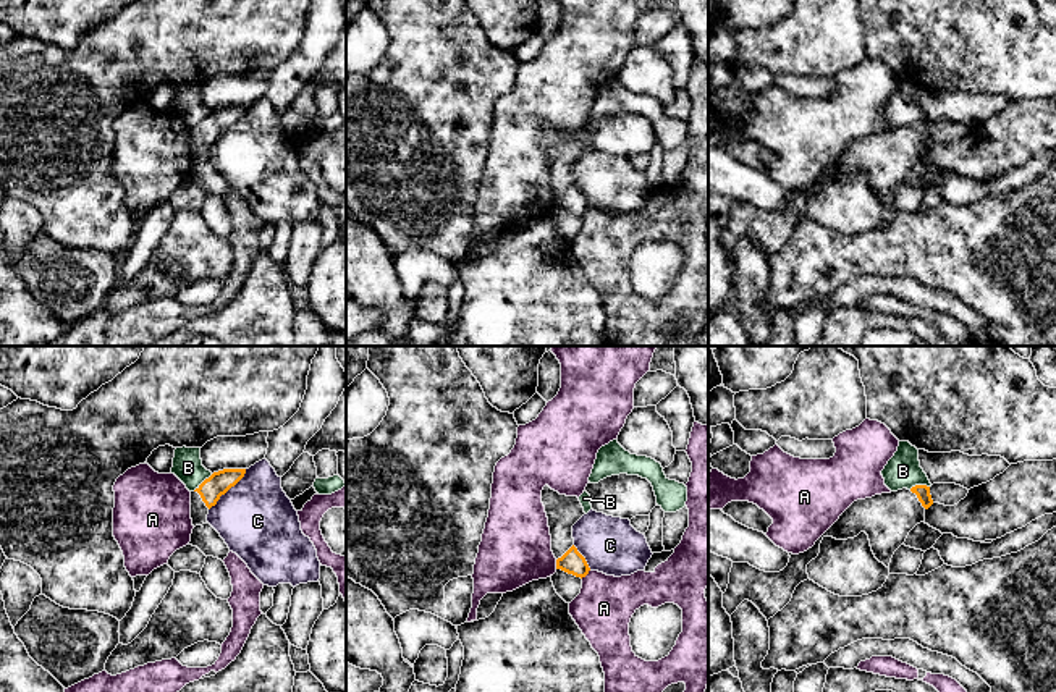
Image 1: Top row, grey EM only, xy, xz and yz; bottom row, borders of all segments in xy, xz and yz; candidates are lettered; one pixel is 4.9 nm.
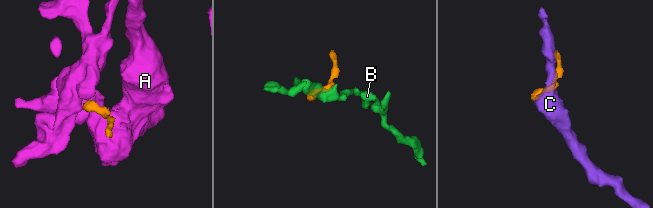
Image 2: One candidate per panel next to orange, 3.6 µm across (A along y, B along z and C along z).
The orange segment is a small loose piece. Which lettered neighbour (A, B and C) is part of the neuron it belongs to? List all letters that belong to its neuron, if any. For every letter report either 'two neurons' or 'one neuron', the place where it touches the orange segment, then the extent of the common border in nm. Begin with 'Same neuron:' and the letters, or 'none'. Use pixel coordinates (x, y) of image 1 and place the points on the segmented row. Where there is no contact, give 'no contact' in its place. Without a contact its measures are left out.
Same neuron: none
A: two neurons | xz (586, 574) | 60 nm
B: two neurons | xy (204, 481) | 130 nm
C: two neurons | xy (228, 489) | 280 nm

